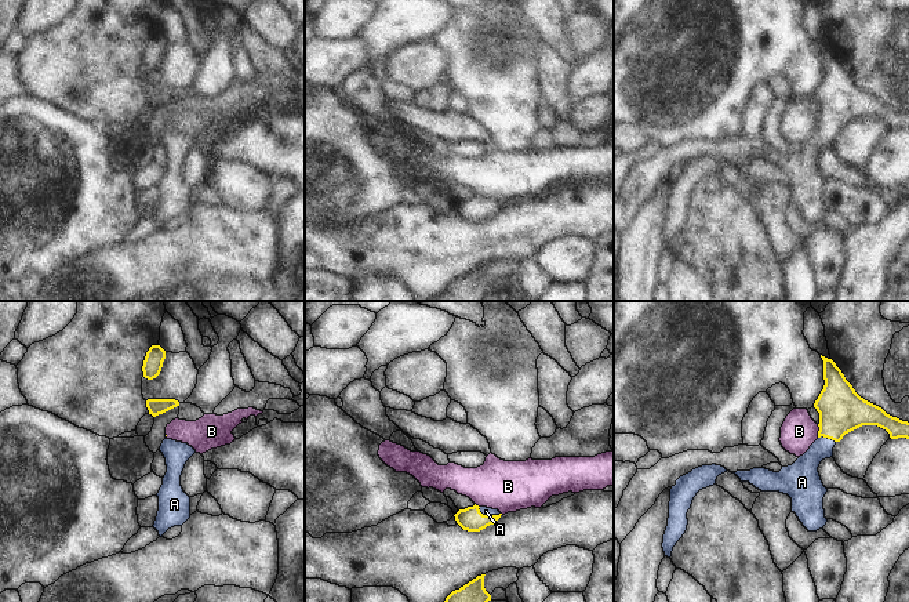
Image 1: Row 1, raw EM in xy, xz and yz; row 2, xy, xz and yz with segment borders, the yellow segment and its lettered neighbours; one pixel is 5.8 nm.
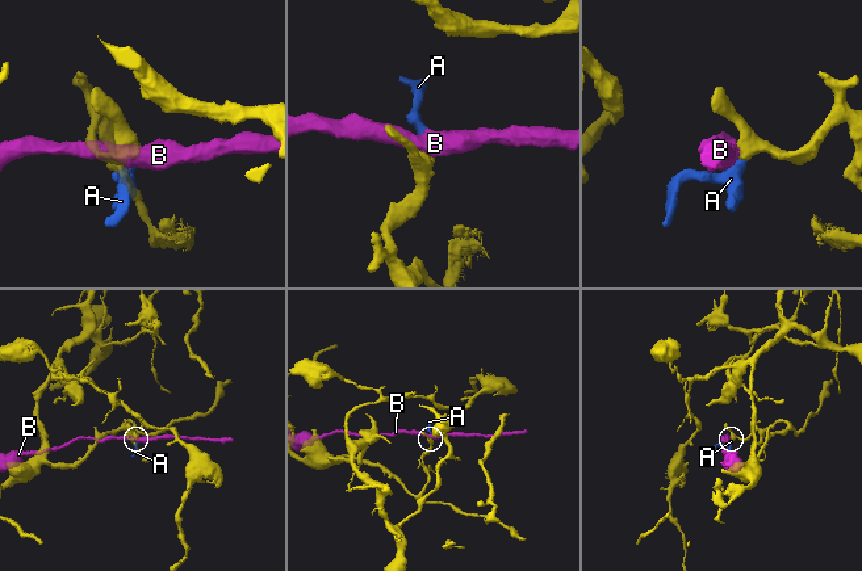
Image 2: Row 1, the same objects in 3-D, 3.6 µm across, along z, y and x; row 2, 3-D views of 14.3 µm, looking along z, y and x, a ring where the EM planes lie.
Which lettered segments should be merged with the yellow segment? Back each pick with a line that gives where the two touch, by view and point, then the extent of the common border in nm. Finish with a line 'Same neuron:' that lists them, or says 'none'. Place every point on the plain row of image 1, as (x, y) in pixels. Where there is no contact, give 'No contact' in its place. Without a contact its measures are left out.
A: Touches yellow at xz (488, 206). Shared border 140 nm
Same neuron: A.

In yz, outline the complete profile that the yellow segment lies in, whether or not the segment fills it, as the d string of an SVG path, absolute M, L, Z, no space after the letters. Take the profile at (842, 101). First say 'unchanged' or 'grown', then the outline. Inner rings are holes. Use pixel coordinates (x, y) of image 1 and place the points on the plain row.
grown | M822 47L825 76L814 98L819 104L818 130L810 139L800 146L792 156L782 157L779 163L766 159L753 159L750 162L737 162L741 173L749 173L761 182L779 182L792 189L792 203L808 222L823 220L828 210L825 208L823 188L828 179L823 177L818 157L822 150L833 148L833 138L843 127L862 116L877 116L890 124L891 130L909 130L909 113L887 105L881 98L861 88L852 76L846 70L841 61L832 50Z

